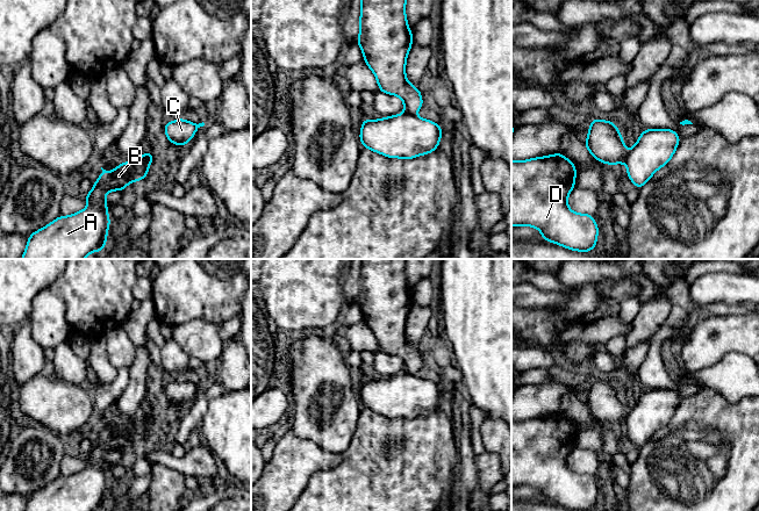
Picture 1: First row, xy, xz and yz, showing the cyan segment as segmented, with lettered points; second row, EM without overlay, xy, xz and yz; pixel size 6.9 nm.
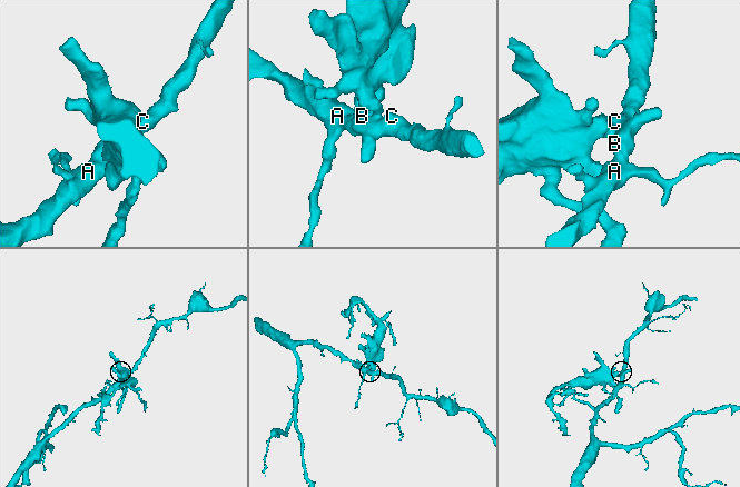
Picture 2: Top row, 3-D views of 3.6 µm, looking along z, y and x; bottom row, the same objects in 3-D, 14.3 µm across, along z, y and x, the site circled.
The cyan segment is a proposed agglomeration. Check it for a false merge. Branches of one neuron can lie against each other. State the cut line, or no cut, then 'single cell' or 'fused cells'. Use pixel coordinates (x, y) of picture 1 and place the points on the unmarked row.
cut in yz along (628, 411), (624, 420); fused cells

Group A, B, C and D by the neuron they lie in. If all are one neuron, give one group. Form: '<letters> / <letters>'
A B C / D

